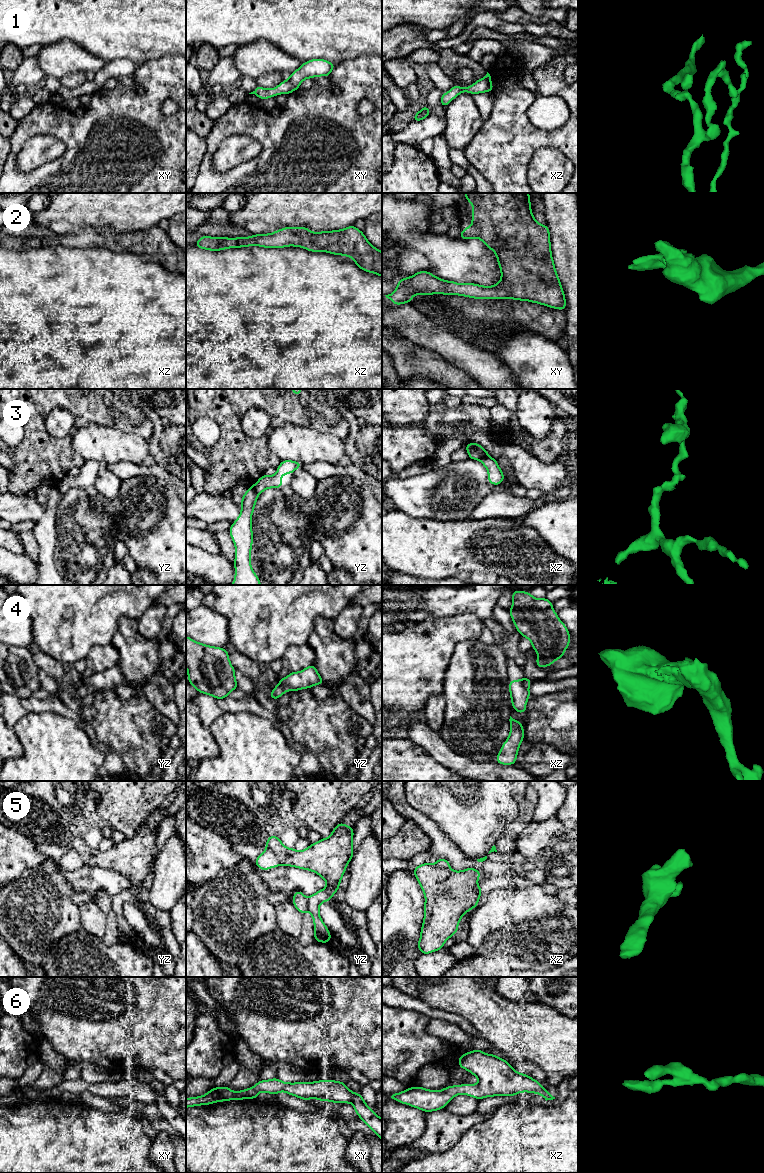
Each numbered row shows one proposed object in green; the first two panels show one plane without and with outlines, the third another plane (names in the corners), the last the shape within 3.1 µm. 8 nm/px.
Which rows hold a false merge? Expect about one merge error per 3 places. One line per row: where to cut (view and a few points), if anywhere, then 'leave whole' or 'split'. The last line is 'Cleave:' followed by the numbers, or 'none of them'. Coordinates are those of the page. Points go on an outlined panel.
1: no cut; leave whole
2: no cut; leave whole
3: cut in xz along (488, 455), (480, 460); split
4: cut in yz along (279, 683), (284, 684), (288, 689); split
5: no cut; leave whole
6: no cut; leave whole
Cleave: 3, 4

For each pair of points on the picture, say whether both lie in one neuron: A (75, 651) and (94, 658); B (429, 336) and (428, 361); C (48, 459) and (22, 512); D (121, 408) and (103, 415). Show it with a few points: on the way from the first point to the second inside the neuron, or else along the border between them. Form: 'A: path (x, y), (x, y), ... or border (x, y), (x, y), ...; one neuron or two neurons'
A: border (108, 644), (94, 645), (84, 658); two neurons
B: border (408, 338), (423, 347), (435, 351), (449, 362); two neurons
C: border (10, 492), (16, 495), (26, 494); two neurons
D: border (102, 399), (114, 424); two neurons

